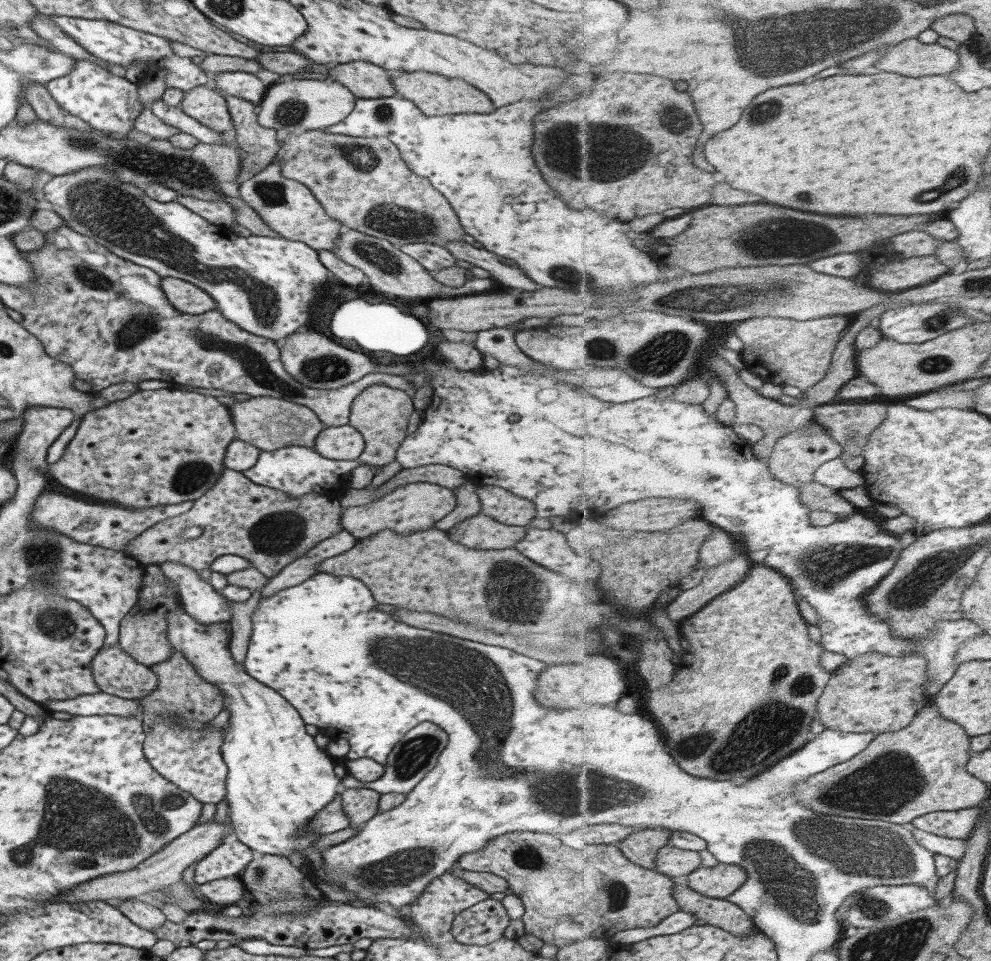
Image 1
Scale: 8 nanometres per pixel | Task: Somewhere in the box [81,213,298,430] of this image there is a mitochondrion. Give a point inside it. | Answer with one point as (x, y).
(142, 323)

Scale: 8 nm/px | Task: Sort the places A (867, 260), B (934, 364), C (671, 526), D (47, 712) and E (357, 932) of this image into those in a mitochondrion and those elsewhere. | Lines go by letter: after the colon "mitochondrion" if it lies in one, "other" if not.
A: other
B: mitochondrion
C: other
D: other
E: other

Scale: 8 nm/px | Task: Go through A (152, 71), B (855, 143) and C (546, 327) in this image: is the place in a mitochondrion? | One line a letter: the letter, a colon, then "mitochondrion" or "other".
A: other
B: other
C: other

